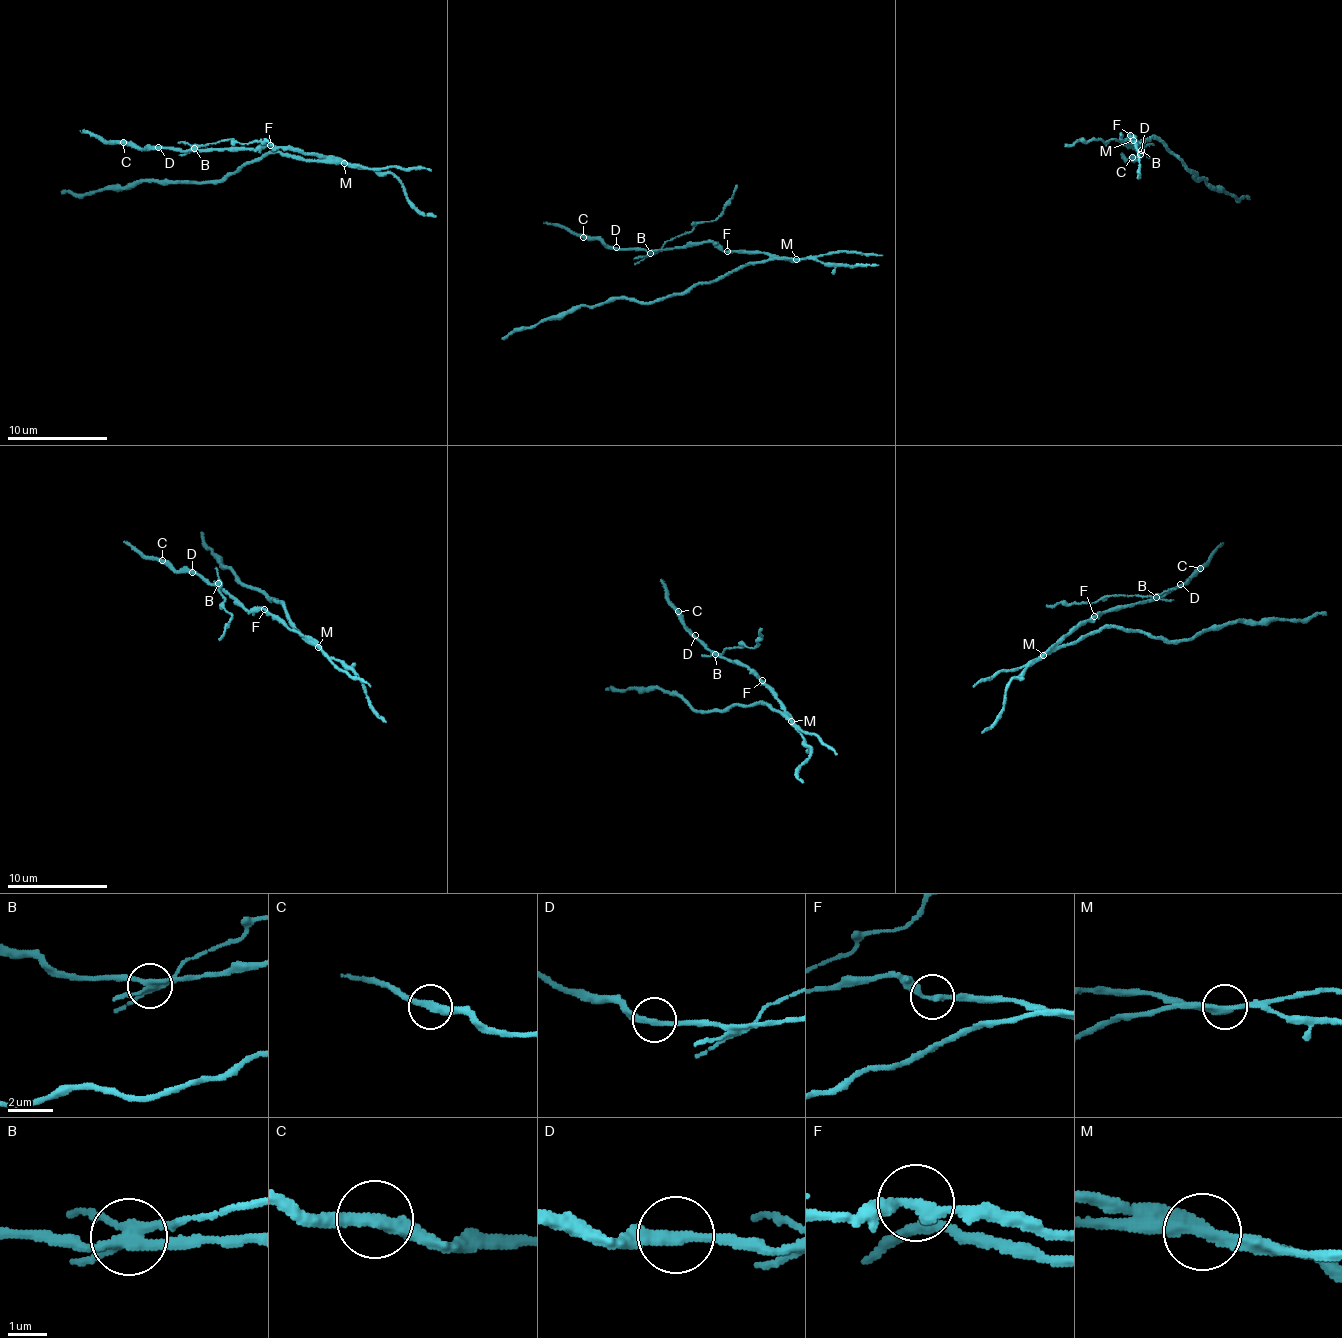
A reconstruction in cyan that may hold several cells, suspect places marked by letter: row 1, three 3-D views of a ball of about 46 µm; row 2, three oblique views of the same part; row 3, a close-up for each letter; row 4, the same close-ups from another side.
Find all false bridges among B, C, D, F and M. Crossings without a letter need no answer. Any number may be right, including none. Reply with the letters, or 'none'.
B, M

